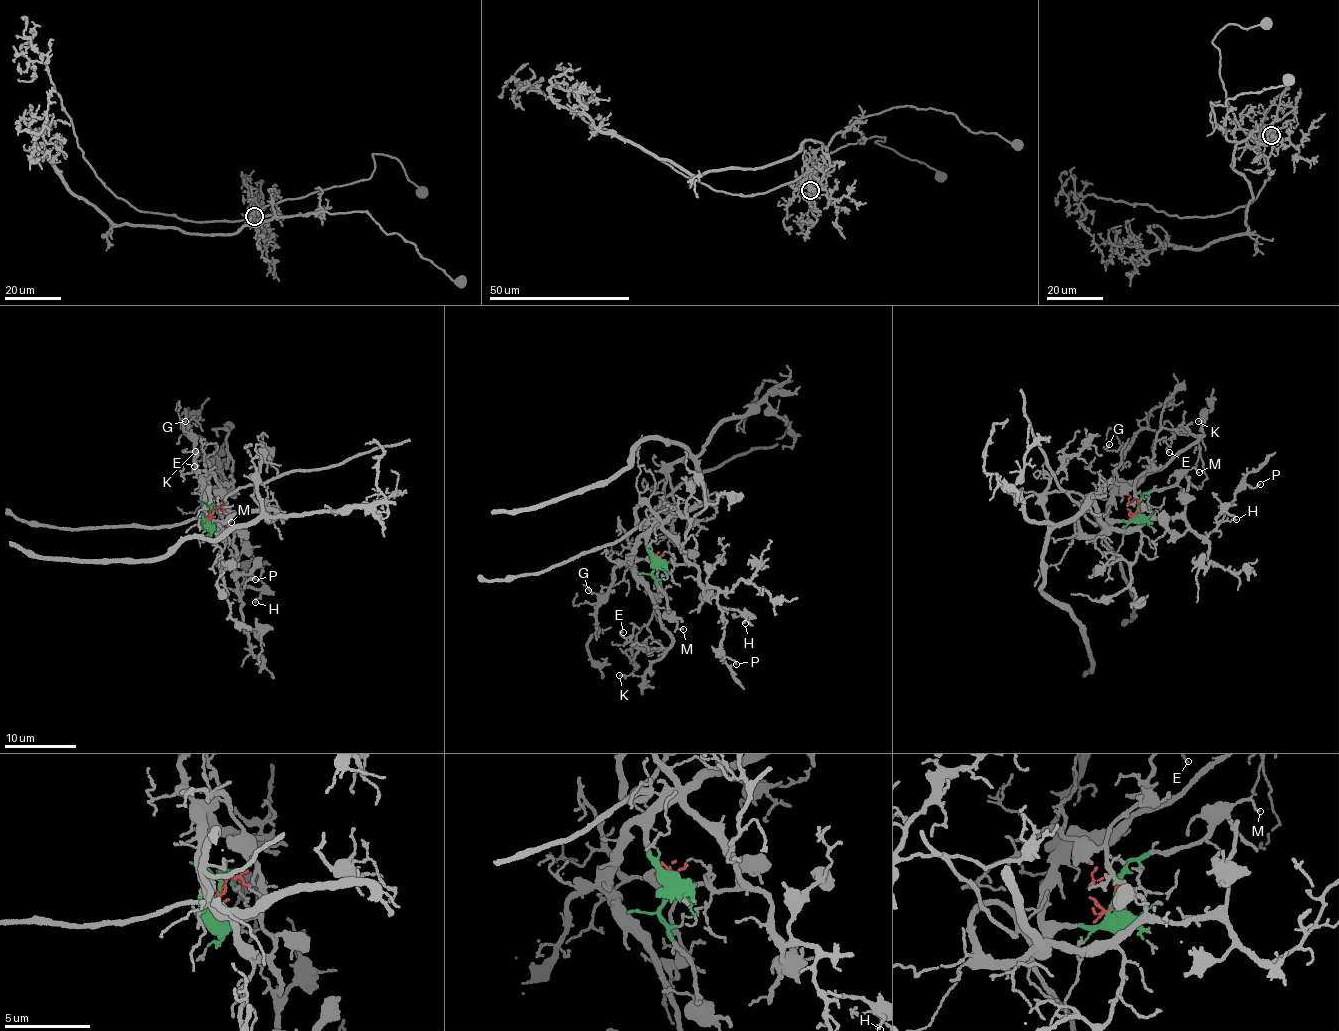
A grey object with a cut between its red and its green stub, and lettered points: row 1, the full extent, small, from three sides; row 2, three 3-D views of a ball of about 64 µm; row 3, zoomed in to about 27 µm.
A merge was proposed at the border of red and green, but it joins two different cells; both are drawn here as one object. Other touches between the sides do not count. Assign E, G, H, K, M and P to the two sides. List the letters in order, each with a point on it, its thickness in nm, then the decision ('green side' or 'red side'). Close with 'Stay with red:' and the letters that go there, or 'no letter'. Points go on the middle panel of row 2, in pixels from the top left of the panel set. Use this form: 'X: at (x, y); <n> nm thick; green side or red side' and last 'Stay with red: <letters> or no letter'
E: at (623, 632); 130 nm thick; green side
G: at (588, 590); 80 nm thick; green side
H: at (745, 623); 110 nm thick; red side
K: at (619, 675); 70 nm thick; green side
M: at (683, 629); 110 nm thick; green side
P: at (736, 664); 120 nm thick; red side
Stay with red: H, P

